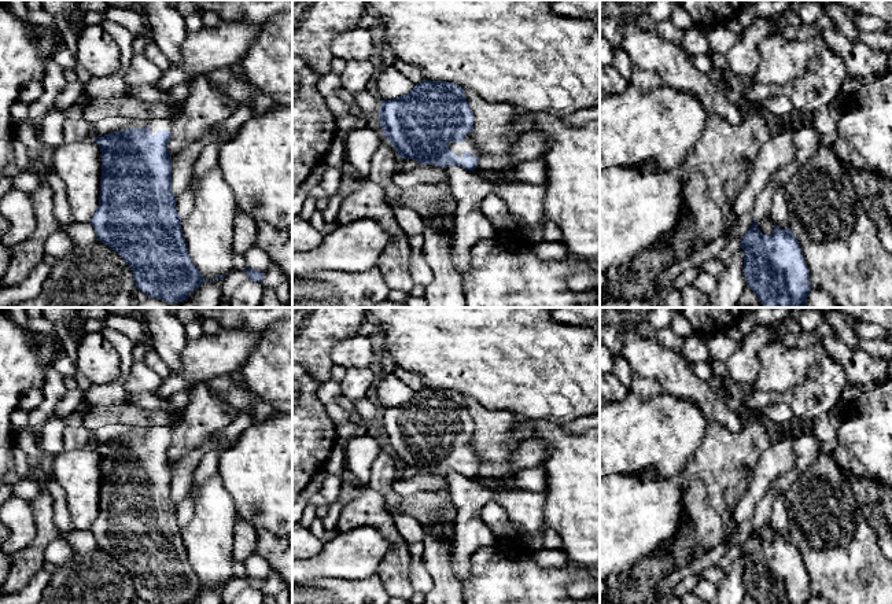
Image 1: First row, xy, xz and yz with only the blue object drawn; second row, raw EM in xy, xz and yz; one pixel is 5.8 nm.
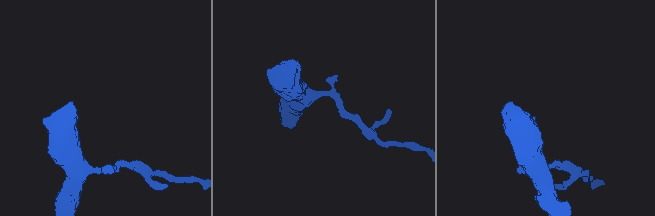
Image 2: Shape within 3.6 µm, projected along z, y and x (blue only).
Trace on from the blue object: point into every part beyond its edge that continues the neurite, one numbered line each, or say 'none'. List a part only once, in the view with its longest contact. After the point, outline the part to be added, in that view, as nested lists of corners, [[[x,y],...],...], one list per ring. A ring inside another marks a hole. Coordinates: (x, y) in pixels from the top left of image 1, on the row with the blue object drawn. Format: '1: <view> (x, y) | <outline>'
1: xz (468, 144) | [[[467,133],[464,143],[450,143],[449,150],[454,152],[456,156],[460,158],[460,162],[462,161],[462,152],[469,151],[472,156],[478,156],[479,150],[472,140],[472,133]]]

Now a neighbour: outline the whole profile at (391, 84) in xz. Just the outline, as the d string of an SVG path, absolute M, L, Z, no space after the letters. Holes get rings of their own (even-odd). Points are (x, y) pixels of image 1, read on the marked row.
M394 66L380 71L377 81L382 102L401 97L414 88L414 82L398 71Z

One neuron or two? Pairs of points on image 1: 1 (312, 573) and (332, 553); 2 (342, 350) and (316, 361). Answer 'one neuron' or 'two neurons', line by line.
1: one neuron
2: two neurons

